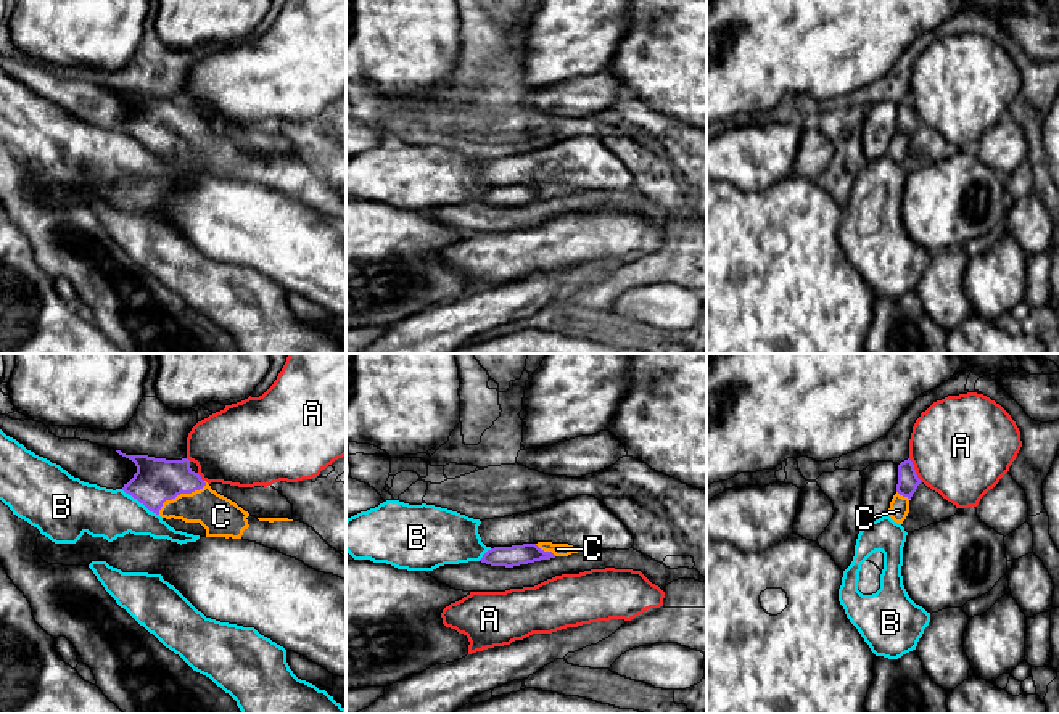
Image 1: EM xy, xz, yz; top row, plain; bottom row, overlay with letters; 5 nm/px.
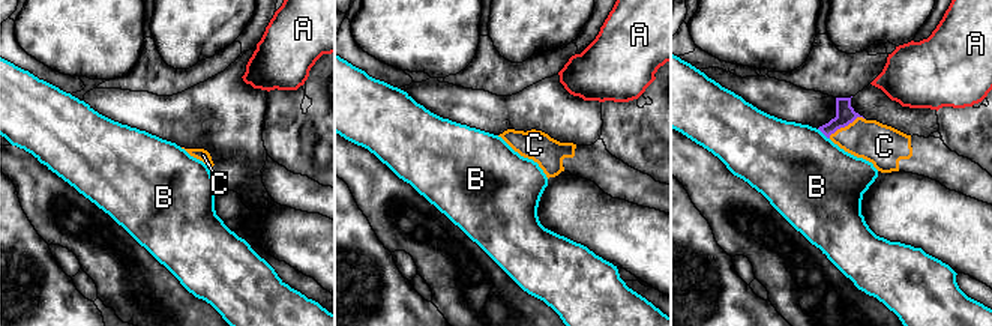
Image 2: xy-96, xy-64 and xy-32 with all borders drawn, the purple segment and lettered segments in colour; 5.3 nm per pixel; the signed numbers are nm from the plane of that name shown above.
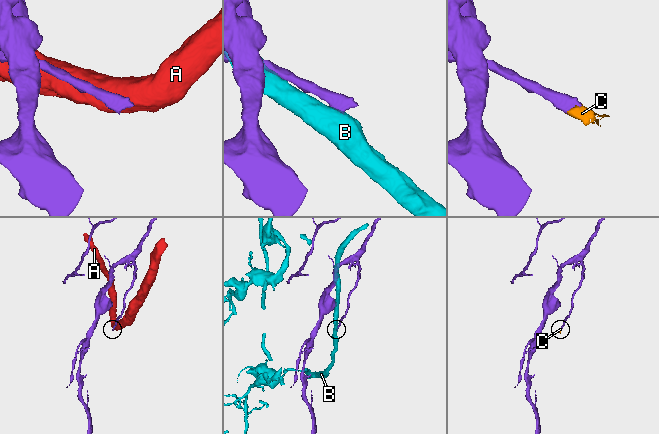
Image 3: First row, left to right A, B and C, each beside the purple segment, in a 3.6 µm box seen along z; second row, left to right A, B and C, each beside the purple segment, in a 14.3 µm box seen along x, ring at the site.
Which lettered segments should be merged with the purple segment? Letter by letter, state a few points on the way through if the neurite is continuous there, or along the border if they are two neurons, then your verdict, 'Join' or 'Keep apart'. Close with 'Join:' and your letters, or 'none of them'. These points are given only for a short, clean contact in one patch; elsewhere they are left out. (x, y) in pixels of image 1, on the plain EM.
A: Keep apart
B: Keep apart
C: Path across: xy (156, 119), (179, 134), (221, 156). Join
Join: C

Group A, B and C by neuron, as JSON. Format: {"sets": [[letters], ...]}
{"sets": [["A"], ["B"], ["C"]]}

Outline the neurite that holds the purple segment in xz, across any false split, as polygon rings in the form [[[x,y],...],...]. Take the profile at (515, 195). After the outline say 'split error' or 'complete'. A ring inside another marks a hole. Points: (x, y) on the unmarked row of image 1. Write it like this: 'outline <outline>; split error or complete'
outline [[[552,182],[523,183],[512,187],[494,187],[488,190],[480,201],[491,206],[513,207],[541,199],[550,199],[555,196],[568,196],[581,190],[583,188],[568,183],[552,183]]]; split error

